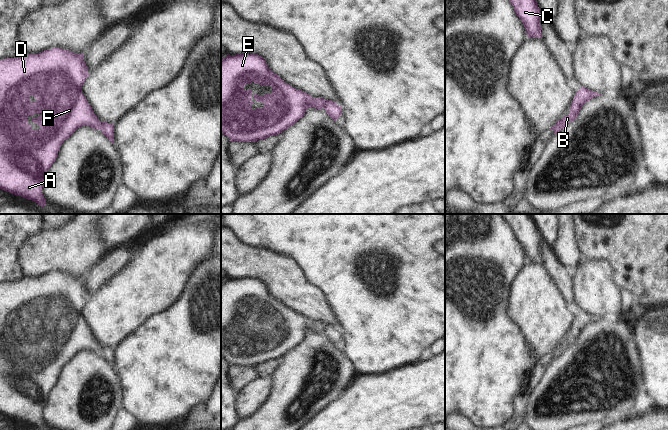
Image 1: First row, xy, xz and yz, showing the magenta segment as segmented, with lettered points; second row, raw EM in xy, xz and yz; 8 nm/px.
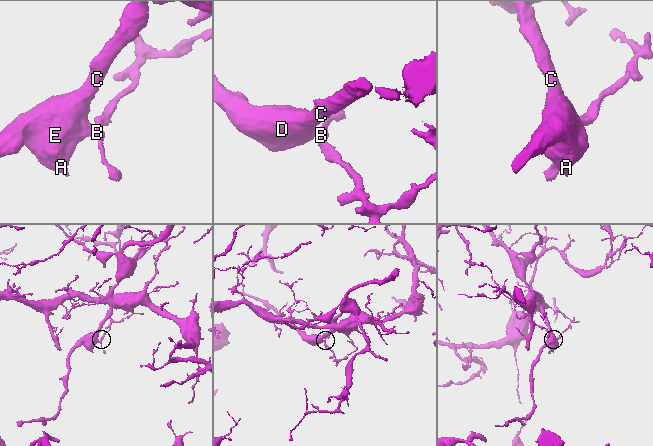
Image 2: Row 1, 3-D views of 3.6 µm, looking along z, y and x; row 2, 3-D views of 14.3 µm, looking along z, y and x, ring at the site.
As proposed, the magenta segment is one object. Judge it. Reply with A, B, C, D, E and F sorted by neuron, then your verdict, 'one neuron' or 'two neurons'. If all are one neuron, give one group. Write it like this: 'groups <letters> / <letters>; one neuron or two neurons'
groups A C D E F / B; two neurons

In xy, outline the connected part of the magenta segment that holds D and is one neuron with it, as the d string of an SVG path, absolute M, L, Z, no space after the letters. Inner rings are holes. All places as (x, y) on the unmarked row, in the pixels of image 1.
M62 272L47 273L38 278L24 276L14 282L0 283L0 413L46 430L42 411L61 368L82 350L102 352L101 345L82 317L88 299L83 277ZM28 339L32 339L31 345L40 350L38 354L31 352Z

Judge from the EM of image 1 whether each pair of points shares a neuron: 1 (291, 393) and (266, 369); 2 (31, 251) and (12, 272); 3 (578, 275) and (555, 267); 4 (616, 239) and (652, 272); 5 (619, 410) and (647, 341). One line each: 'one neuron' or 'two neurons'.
1: two neurons
2: two neurons
3: two neurons
4: one neuron
5: two neurons

